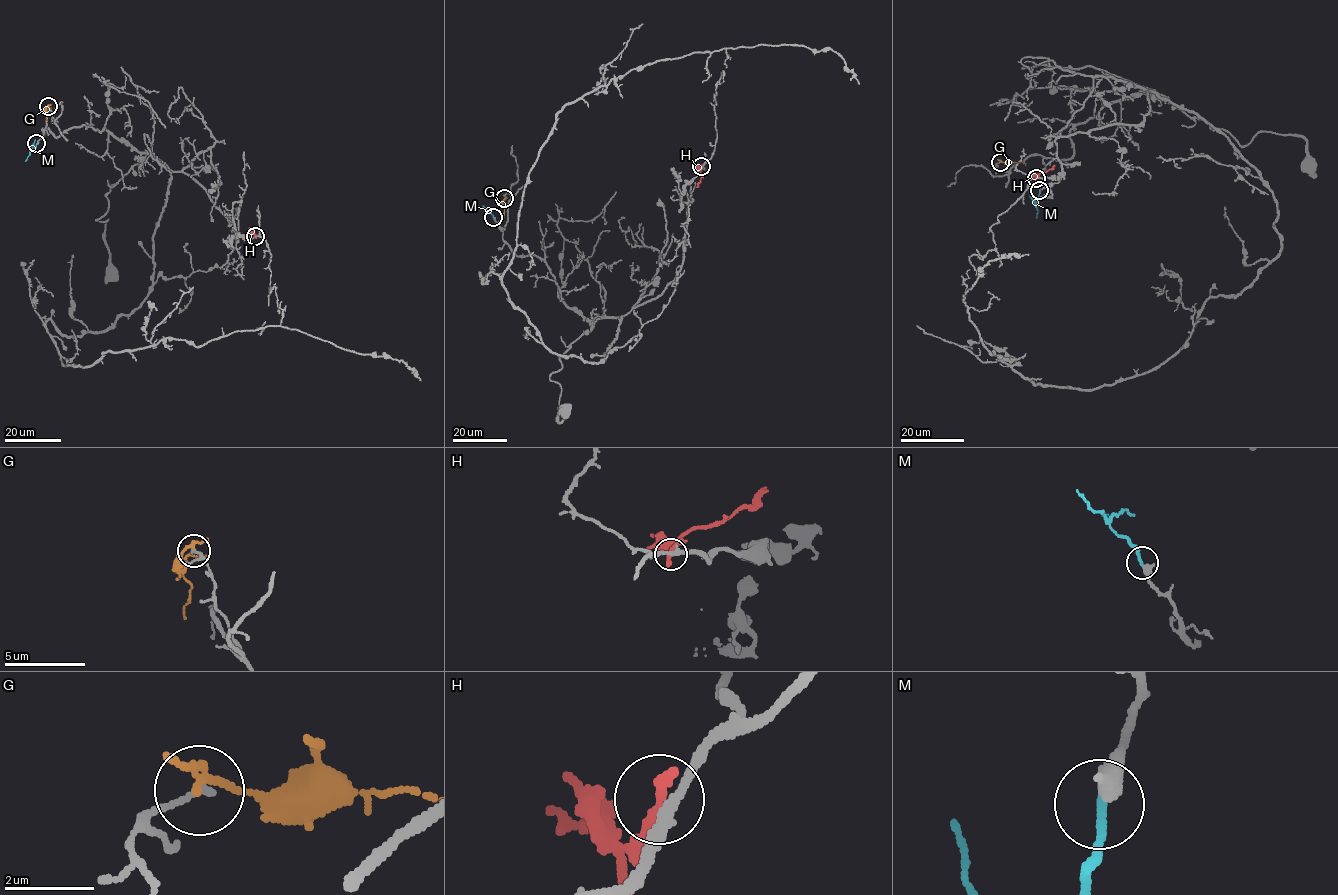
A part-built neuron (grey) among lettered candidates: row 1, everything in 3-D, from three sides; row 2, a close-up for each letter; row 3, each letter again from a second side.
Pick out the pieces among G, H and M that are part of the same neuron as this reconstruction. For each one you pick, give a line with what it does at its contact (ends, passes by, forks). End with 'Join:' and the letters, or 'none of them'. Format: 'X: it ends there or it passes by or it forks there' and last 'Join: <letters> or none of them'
M: it ends there
Join: M

